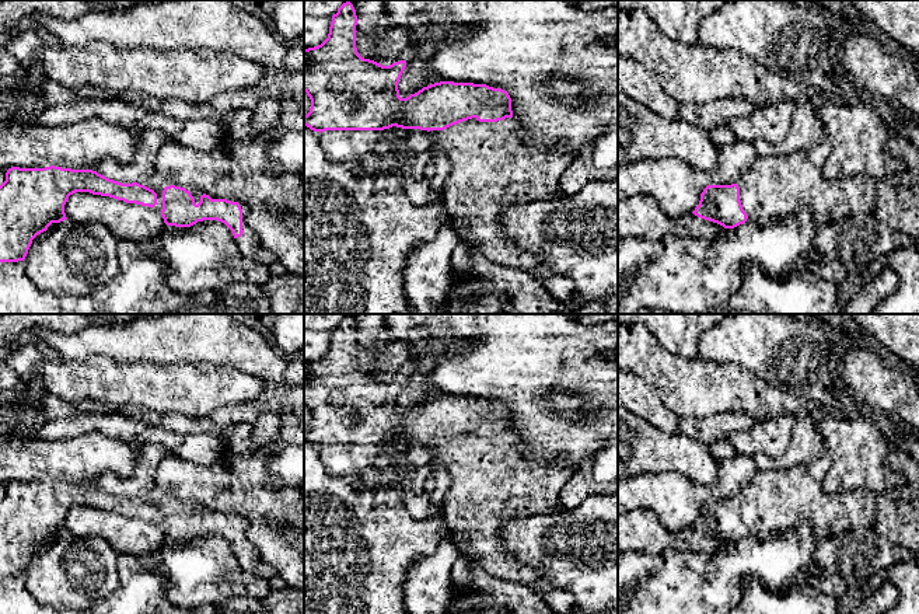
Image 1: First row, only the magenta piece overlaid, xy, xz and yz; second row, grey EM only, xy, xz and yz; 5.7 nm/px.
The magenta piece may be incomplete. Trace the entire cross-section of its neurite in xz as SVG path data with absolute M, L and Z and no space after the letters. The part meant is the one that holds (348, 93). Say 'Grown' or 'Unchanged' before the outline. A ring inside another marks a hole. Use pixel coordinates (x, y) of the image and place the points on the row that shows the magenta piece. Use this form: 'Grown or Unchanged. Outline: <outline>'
Grown. Outline: M350 1L332 15L328 38L304 49L304 91L311 108L304 125L314 132L384 130L392 126L427 130L434 143L431 157L441 153L451 165L441 193L450 226L460 240L490 262L534 273L541 258L517 247L504 233L502 212L511 205L552 200L562 196L559 179L574 158L565 144L537 150L527 144L513 118L507 91L486 84L440 81L406 98L399 97L398 83L405 60L382 66L364 59L356 48L357 15Z

